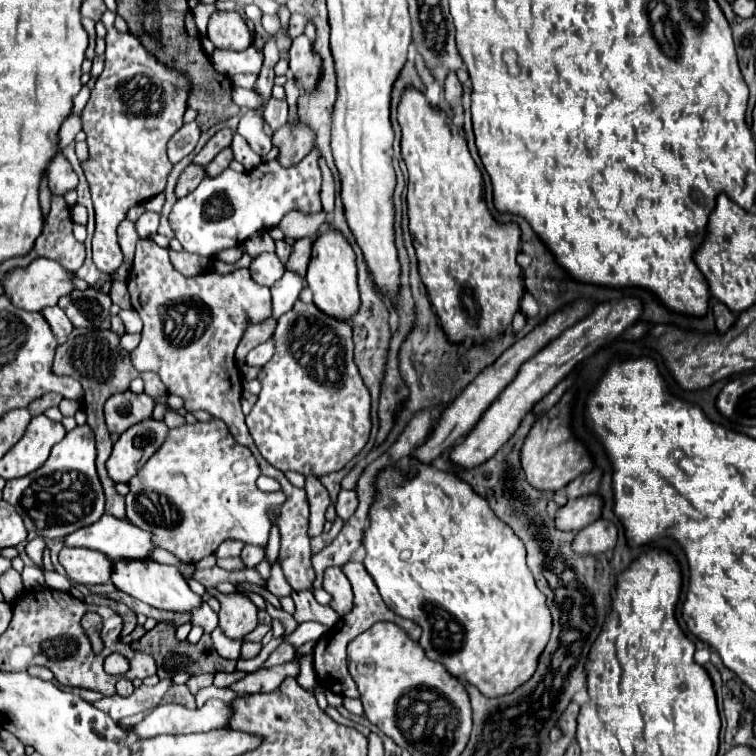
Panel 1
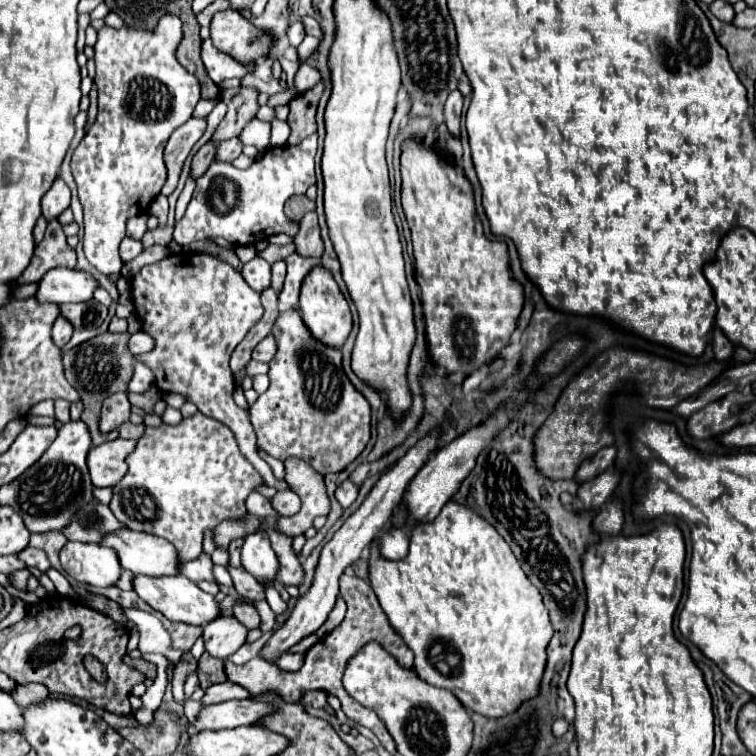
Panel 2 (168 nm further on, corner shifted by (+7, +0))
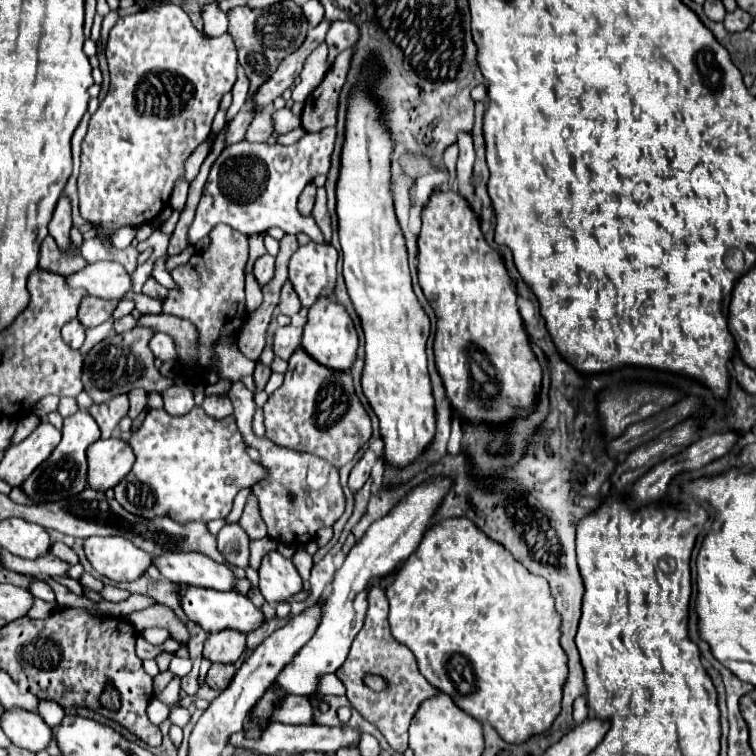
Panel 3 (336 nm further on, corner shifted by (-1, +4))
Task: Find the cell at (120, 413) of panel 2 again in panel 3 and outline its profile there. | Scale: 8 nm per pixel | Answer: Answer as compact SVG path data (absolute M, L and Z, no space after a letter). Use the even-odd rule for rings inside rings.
M120 394L102 404L92 404L88 408L88 412L98 422L100 430L102 430L102 438L110 438L114 434L118 422L128 414L128 396Z

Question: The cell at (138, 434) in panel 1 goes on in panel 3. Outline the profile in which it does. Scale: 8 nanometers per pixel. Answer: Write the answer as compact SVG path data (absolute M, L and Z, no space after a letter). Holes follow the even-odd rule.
M120 438L96 440L86 450L88 456L88 486L100 492L114 488L132 468L132 450Z

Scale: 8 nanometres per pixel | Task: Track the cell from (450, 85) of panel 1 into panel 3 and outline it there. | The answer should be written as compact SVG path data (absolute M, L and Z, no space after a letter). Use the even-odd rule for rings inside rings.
M460 134L460 138L458 138L458 148L460 148L460 156L458 156L458 164L456 164L456 172L458 172L458 192L460 192L470 204L474 204L474 186L472 186L474 146L472 146L472 136L470 136L470 134Z

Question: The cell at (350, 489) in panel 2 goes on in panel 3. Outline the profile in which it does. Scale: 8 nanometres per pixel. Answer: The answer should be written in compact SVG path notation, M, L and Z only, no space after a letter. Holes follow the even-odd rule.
M366 450L364 456L356 462L356 466L354 466L352 472L350 472L350 480L348 480L350 490L356 492L356 490L360 490L360 488L364 486L364 482L370 478L370 470L372 470L374 462L376 462L374 452L372 452L372 450Z

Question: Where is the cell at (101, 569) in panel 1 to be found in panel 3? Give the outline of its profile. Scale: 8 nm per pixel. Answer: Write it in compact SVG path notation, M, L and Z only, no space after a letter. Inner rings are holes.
M92 536L84 540L86 558L92 562L92 566L106 578L114 582L132 582L138 580L148 566L152 564L152 558L148 552L138 548L134 542L122 536Z

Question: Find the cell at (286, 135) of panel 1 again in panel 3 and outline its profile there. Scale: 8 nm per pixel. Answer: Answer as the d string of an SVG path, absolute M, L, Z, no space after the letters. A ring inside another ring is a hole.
M352 48L340 52L322 84L308 96L302 112L302 126L306 132L318 132L326 126L336 126L338 98L346 82L346 74L350 70L352 54L354 54Z

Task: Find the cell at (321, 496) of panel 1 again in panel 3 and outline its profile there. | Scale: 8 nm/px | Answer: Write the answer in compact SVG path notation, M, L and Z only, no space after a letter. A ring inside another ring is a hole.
M234 382L228 398L234 404L234 416L242 438L246 444L260 452L260 466L266 468L266 476L252 486L252 494L258 496L260 514L268 526L268 536L292 548L306 546L316 538L316 532L324 526L334 526L334 522L344 514L344 492L338 482L338 468L322 458L276 446L268 438L258 438L252 432L252 416L256 410L254 392L250 392L242 382Z

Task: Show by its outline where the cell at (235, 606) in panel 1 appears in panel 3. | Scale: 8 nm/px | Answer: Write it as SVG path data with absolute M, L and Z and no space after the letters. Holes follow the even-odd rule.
M222 630L220 634L210 634L204 642L204 658L212 664L234 664L246 650L246 634L236 634L236 630Z

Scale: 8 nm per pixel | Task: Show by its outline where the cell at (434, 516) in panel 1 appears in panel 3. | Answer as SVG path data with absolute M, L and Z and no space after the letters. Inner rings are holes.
M450 518L446 522L440 522L440 526L432 526L424 534L418 550L396 572L396 580L388 586L386 596L388 596L388 602L390 602L388 622L390 622L392 636L400 644L408 646L414 652L420 674L432 686L436 686L438 690L448 694L460 710L464 710L466 714L470 714L478 722L488 722L500 734L500 738L508 744L522 744L530 736L550 730L554 718L562 710L562 688L564 688L564 682L568 680L568 656L564 654L564 650L558 642L558 638L560 638L560 614L554 608L554 602L552 602L552 596L550 596L550 590L548 590L548 582L542 576L534 576L532 572L524 570L524 566L520 566L520 562L516 562L512 558L512 554L504 552L504 546L498 546L498 542L484 538L484 534L480 534L480 530L476 530L476 526L472 526L472 522L468 522L468 518Z

